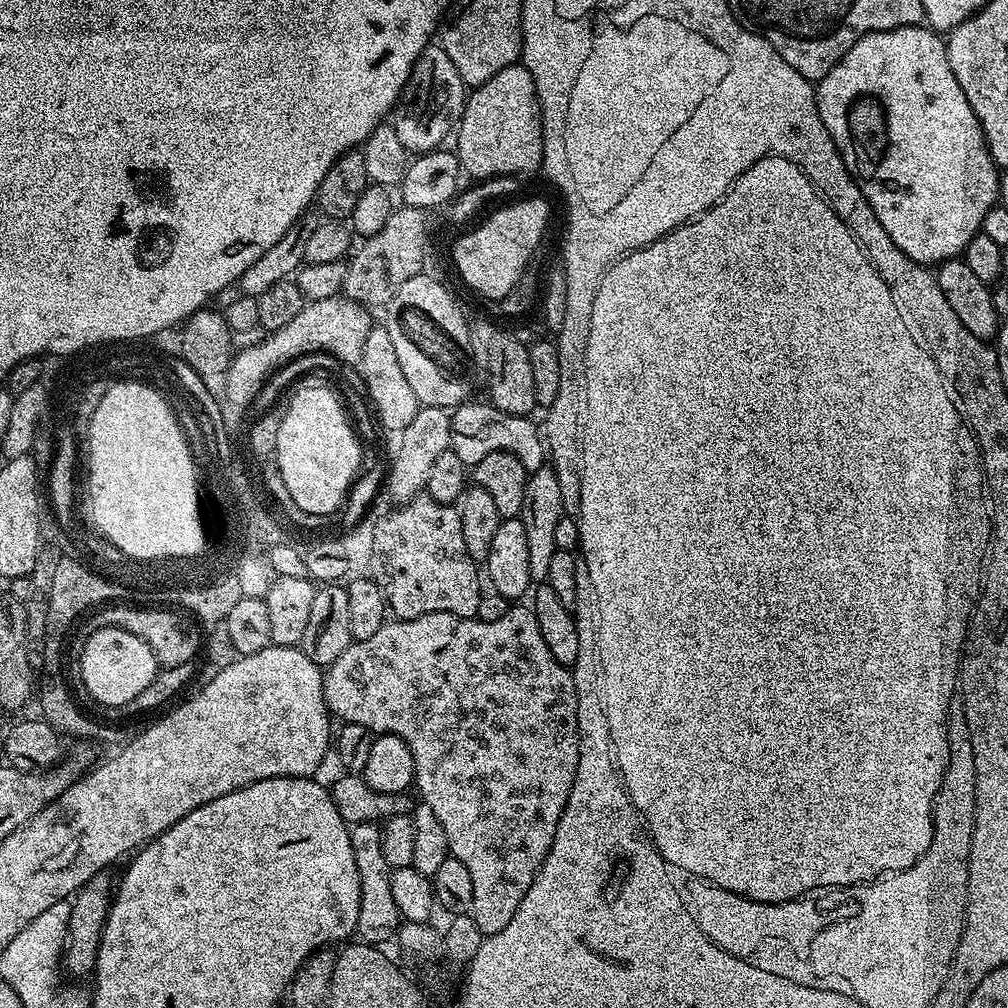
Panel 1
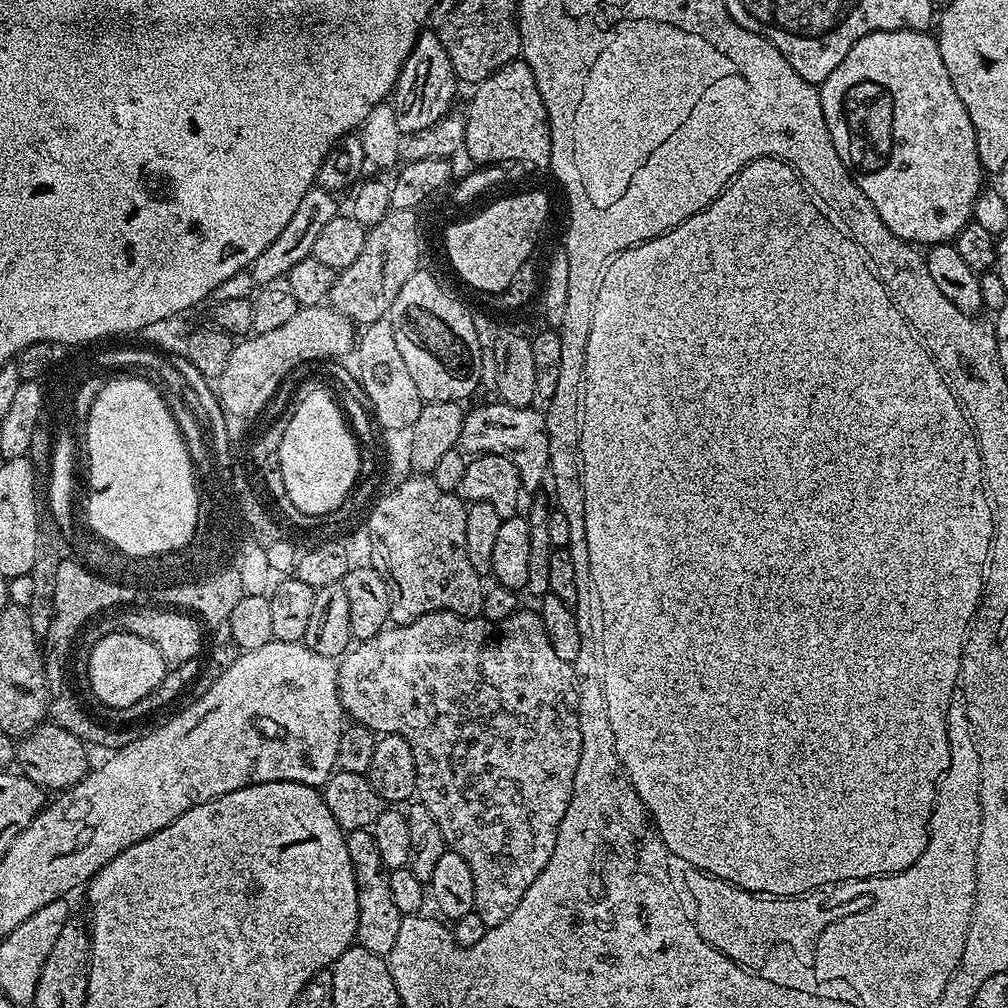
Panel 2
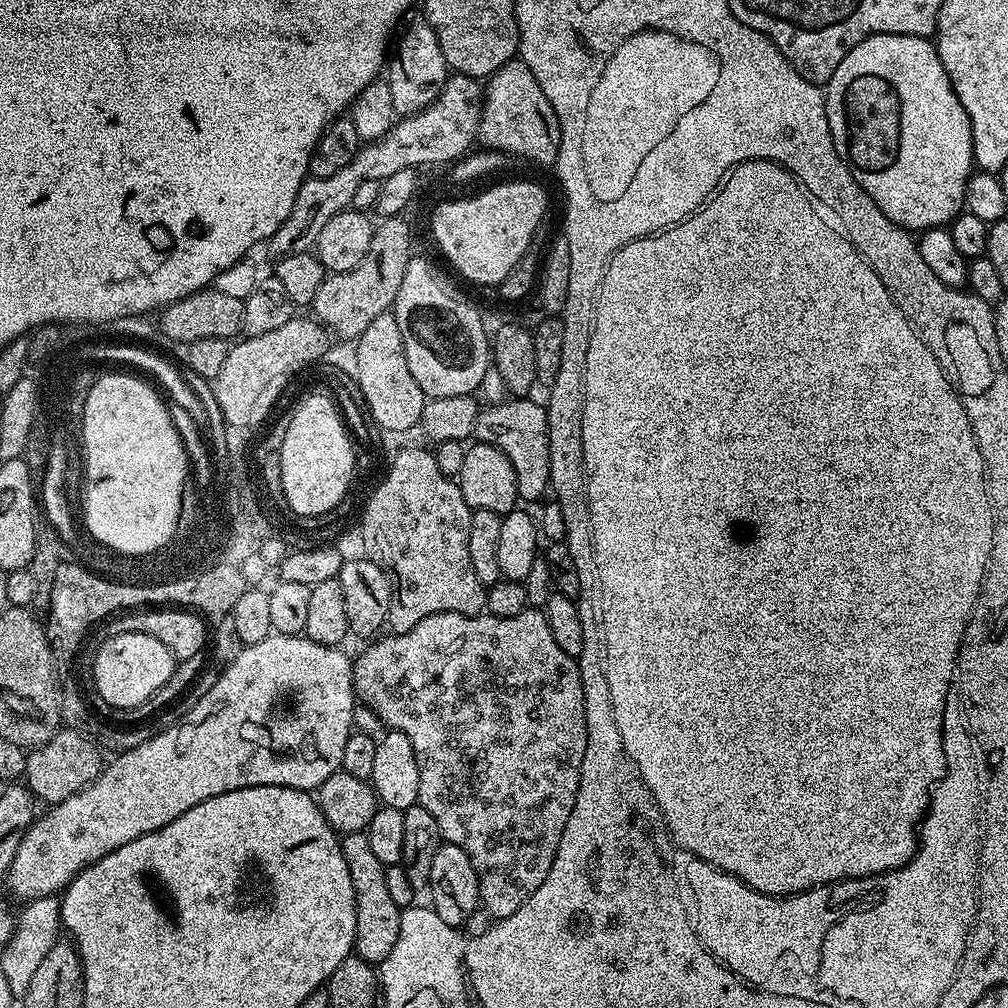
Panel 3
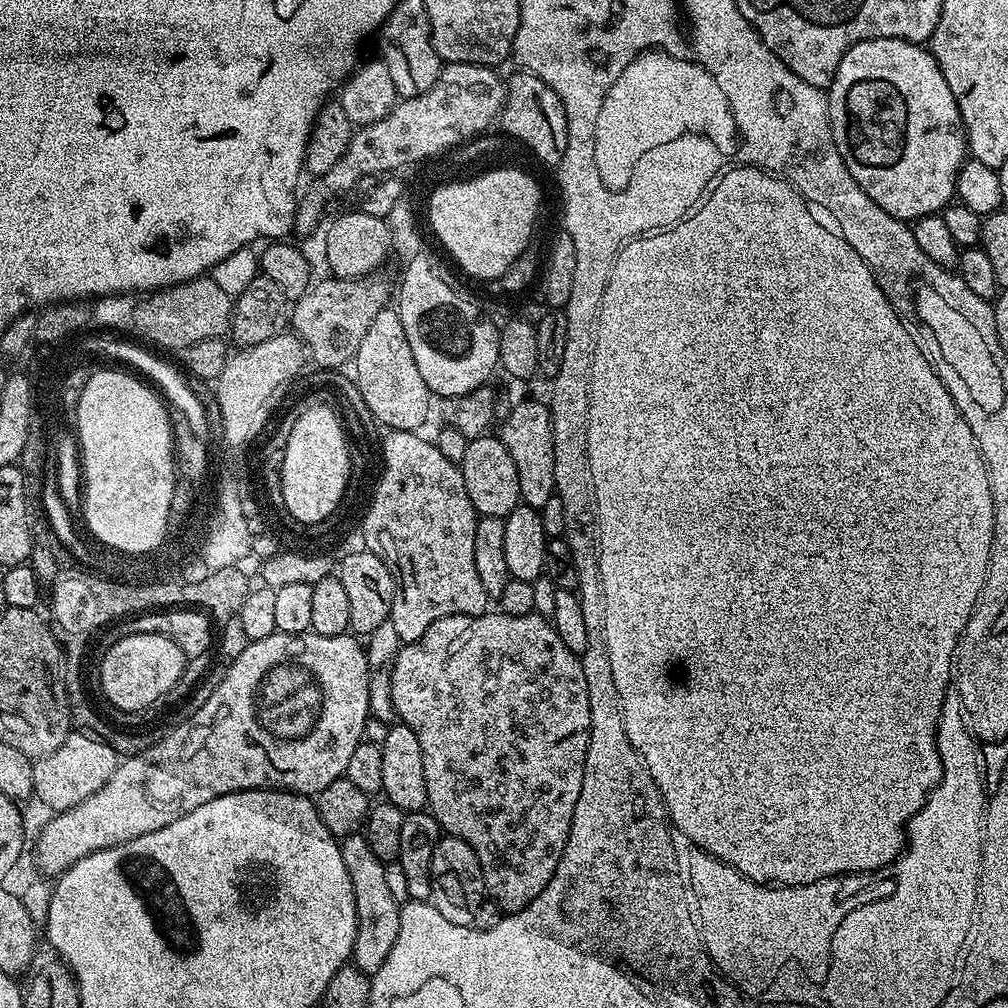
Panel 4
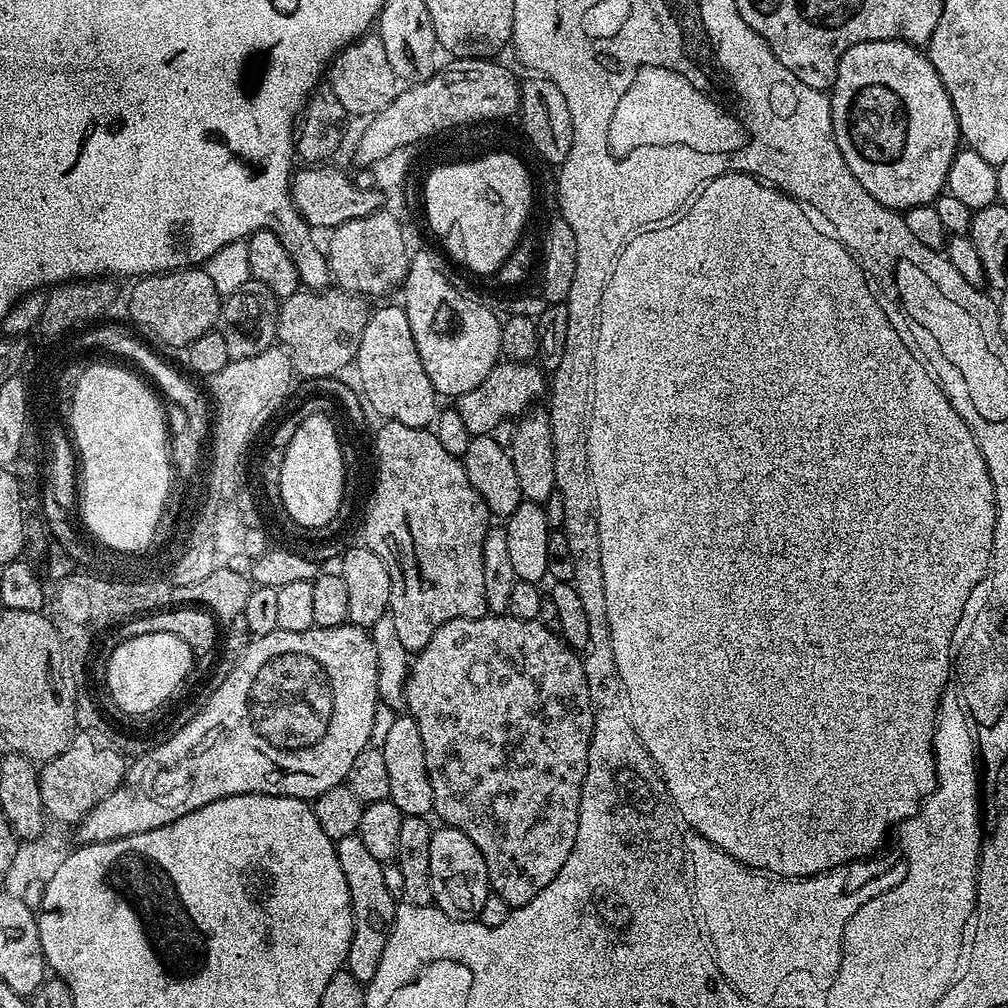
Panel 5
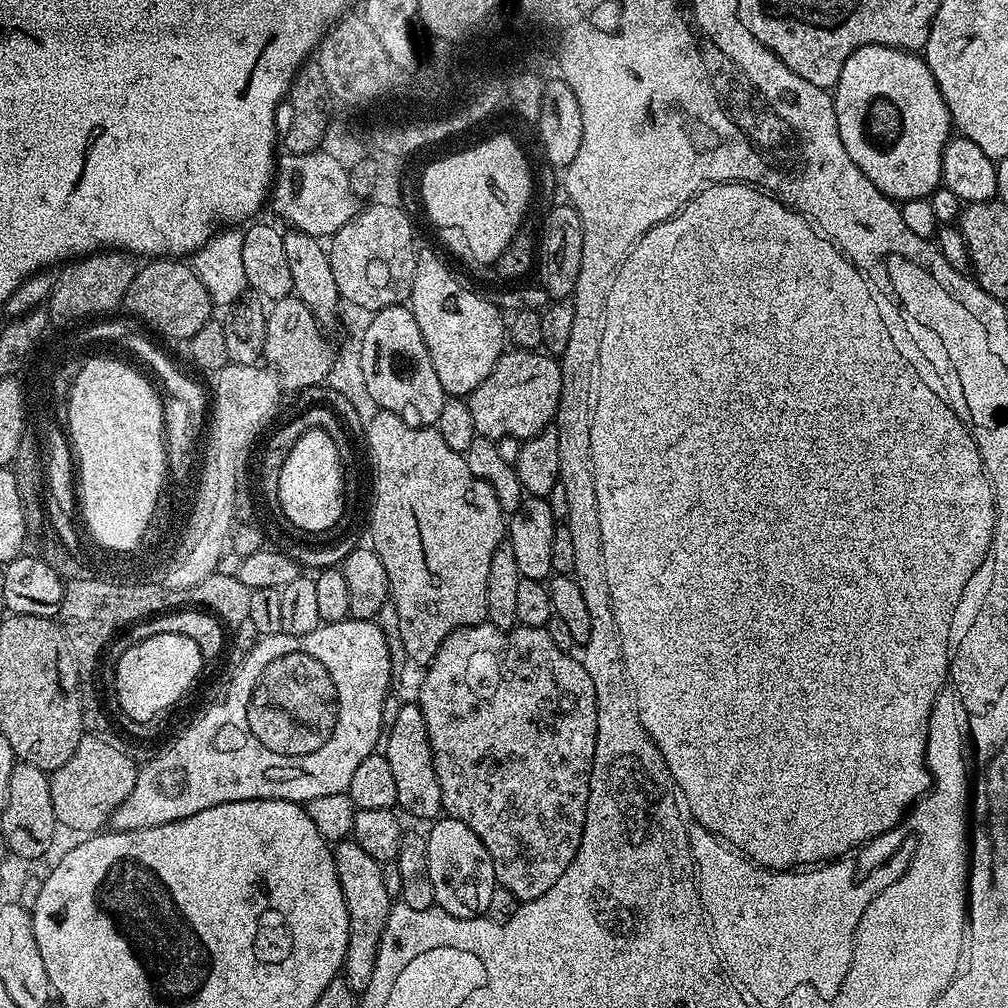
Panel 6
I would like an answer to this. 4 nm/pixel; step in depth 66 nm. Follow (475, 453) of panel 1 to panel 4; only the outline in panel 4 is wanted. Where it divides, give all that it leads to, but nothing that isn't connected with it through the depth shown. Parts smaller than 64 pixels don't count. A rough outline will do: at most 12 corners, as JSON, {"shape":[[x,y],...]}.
{"shape":[[516,402],[498,424],[520,475],[541,509],[556,490],[552,410]]}

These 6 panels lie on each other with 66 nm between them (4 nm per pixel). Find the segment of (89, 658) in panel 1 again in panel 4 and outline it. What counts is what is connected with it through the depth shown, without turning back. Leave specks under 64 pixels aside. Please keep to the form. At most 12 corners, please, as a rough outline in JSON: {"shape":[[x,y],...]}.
{"shape":[[157,632],[122,638],[99,660],[118,710],[142,710],[186,663]]}

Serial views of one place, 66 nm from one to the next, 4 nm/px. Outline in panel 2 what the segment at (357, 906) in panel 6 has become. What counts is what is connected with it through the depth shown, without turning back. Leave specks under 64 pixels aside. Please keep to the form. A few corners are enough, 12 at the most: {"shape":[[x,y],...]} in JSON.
{"shape":[[371,831],[345,835],[358,890],[355,943],[394,950],[401,922]]}

